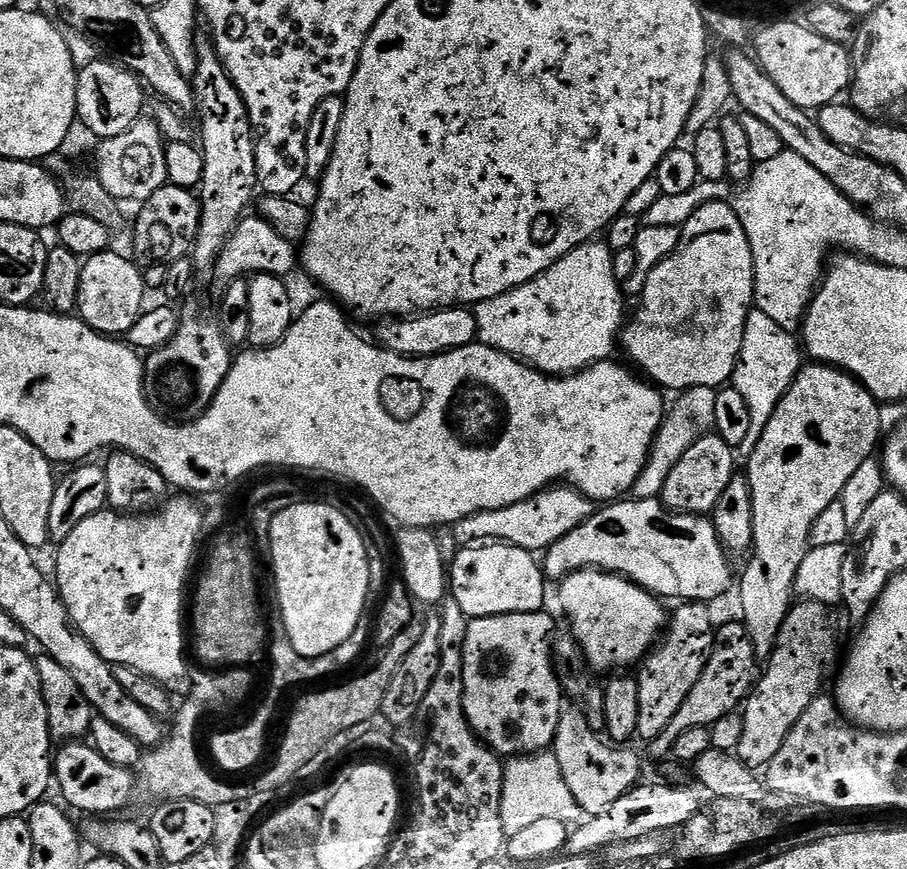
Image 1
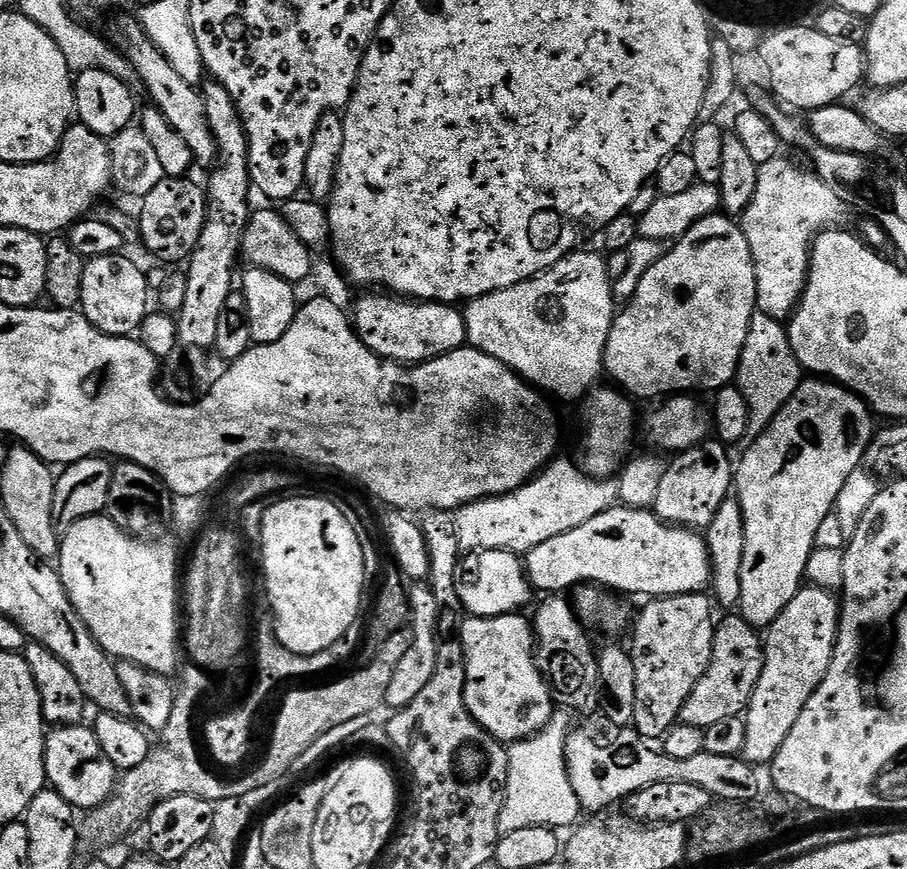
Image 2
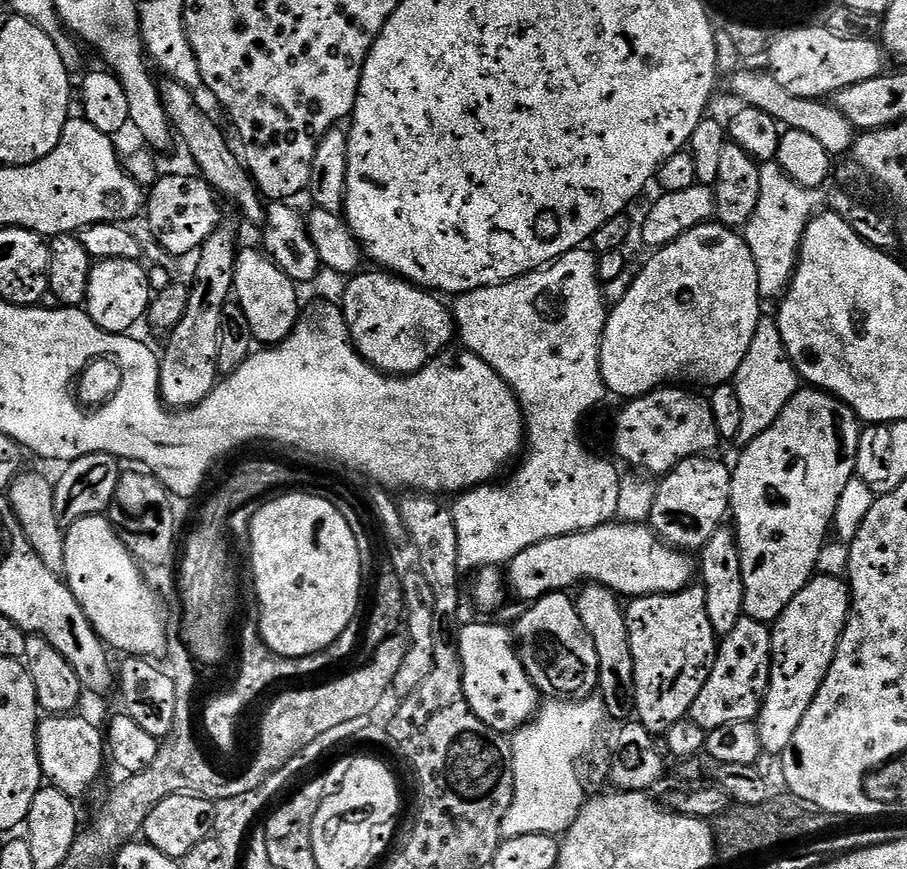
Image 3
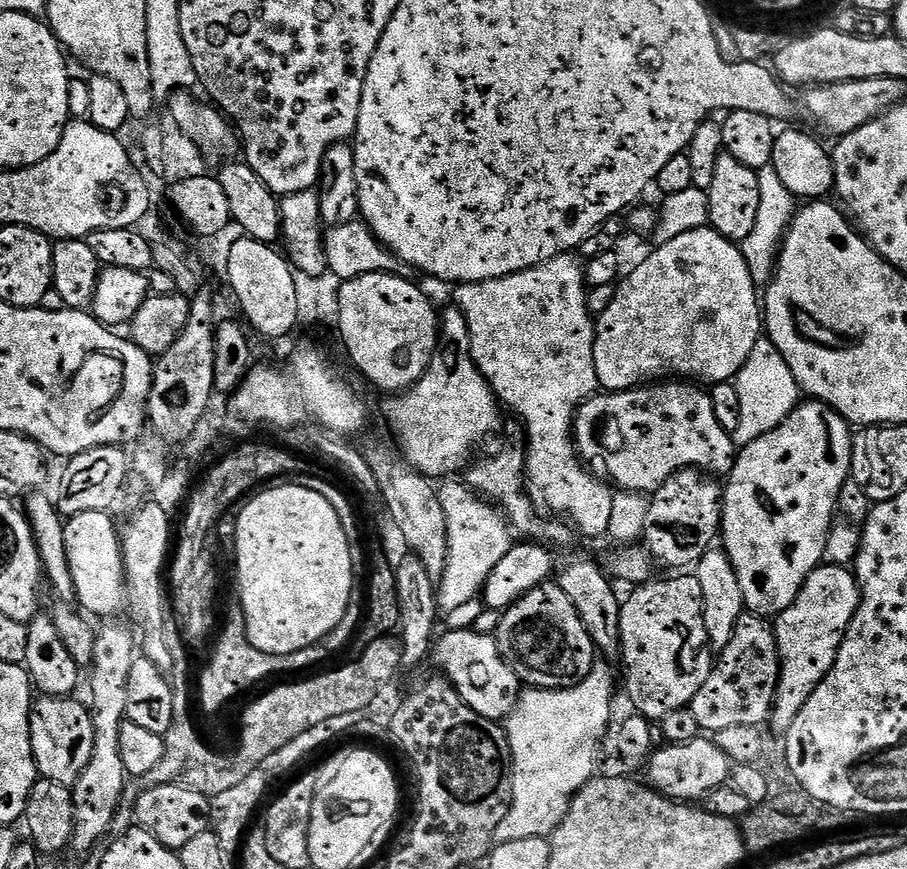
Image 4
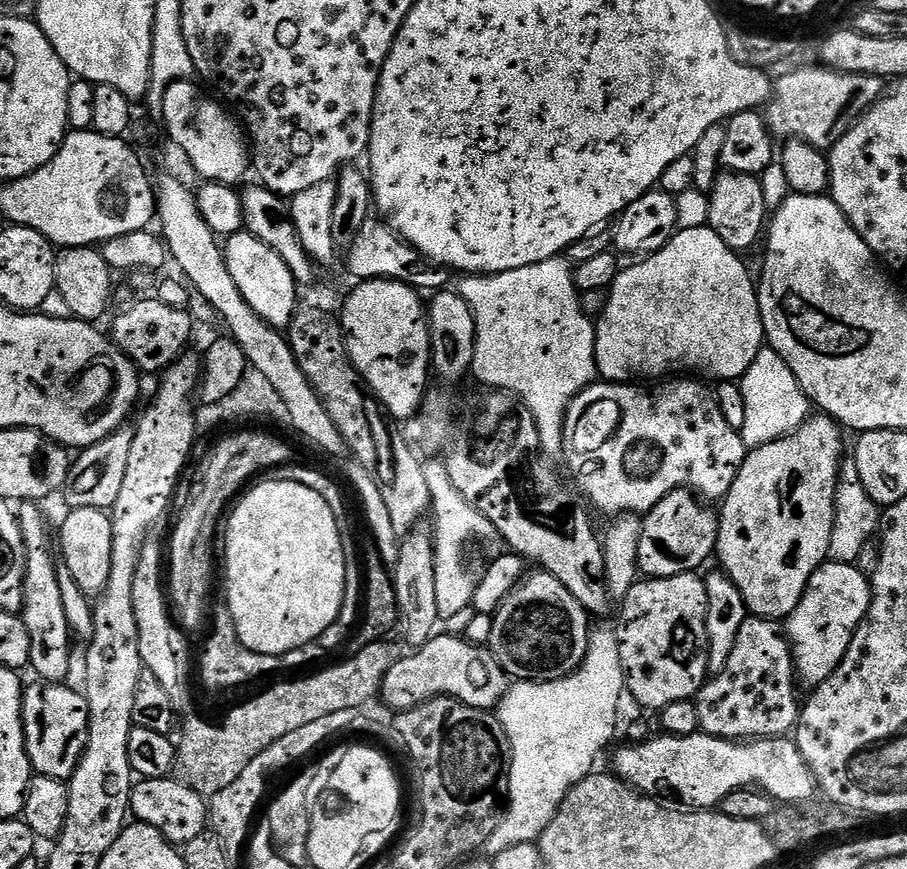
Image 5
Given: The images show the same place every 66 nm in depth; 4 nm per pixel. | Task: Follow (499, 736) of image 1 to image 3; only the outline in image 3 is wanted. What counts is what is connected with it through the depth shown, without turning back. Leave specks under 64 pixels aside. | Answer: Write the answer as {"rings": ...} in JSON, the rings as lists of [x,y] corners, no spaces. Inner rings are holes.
{"rings":[[[468,624],[458,639],[460,664],[464,668],[464,693],[470,702],[470,710],[486,722],[495,732],[511,734],[527,724],[542,708],[542,694],[532,685],[520,661],[520,653],[514,643],[514,636],[500,624]]]}

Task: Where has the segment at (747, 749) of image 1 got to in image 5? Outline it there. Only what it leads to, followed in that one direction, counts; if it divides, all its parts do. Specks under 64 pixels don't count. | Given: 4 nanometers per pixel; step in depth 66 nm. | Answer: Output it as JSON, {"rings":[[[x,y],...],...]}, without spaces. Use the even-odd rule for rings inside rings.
{"rings":[[[825,562],[821,564],[815,574],[810,578],[808,588],[802,594],[798,606],[786,618],[786,631],[788,634],[788,645],[792,647],[792,661],[796,664],[796,674],[801,685],[804,684],[808,690],[814,690],[842,662],[846,650],[850,646],[853,634],[858,630],[862,618],[872,601],[872,586],[867,575],[859,572],[856,564],[838,564]]]}

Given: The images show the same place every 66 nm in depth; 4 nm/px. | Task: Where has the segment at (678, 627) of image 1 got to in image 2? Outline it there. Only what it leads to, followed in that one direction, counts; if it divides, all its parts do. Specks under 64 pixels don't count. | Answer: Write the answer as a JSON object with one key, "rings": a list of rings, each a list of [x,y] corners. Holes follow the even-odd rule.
{"rings":[[[704,592],[652,598],[645,604],[648,605],[637,616],[635,613],[631,629],[634,686],[638,686],[631,727],[635,735],[656,742],[678,723],[686,698],[690,698],[694,686],[706,674],[714,650],[717,621],[712,620],[713,601]]]}

